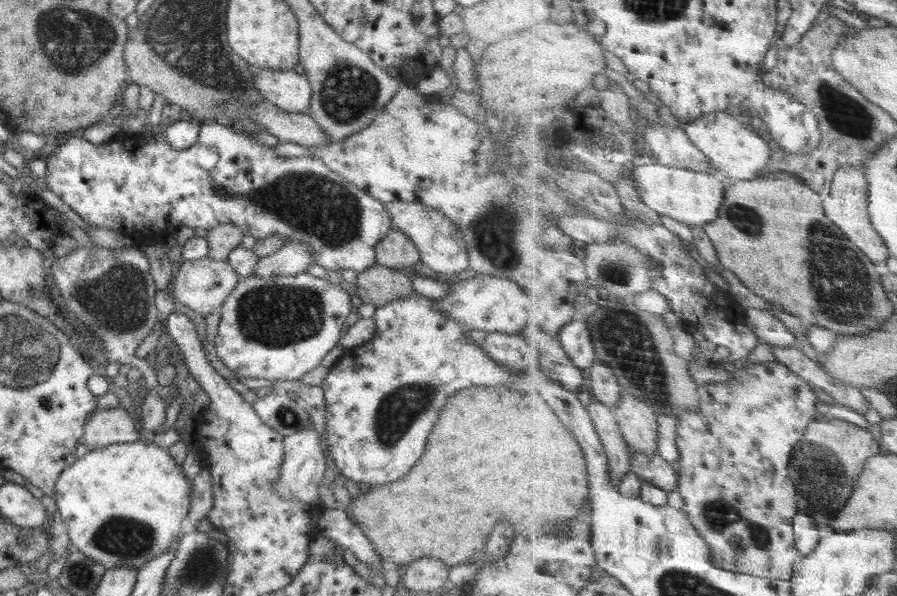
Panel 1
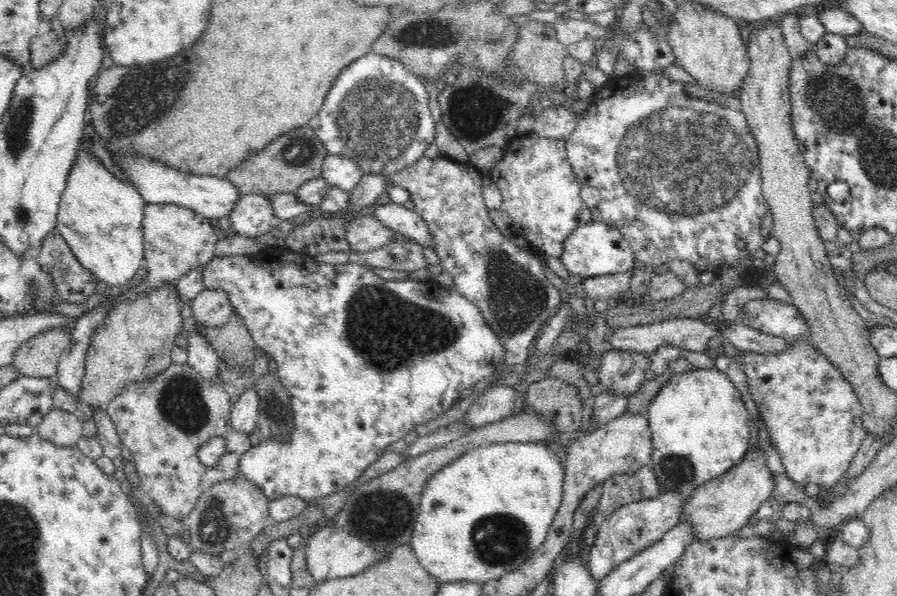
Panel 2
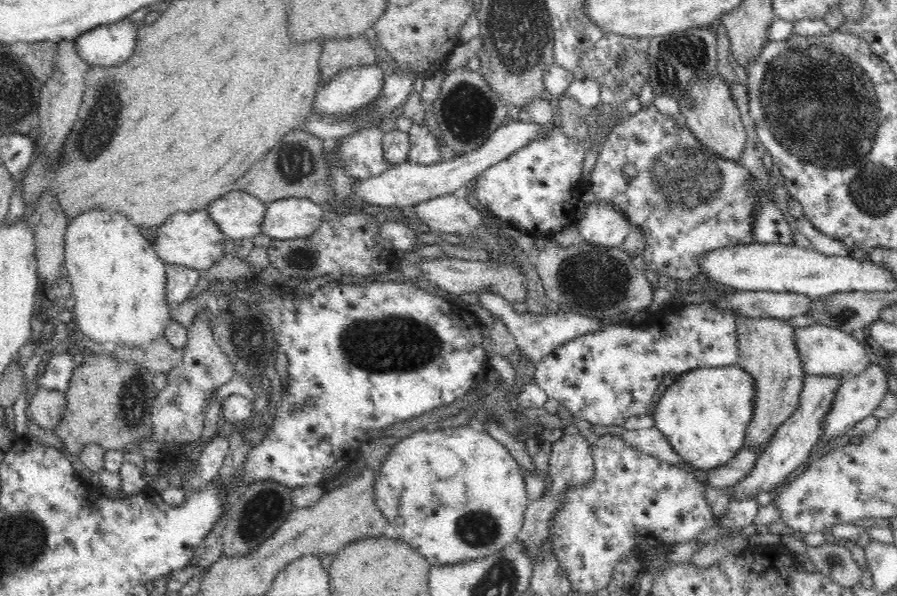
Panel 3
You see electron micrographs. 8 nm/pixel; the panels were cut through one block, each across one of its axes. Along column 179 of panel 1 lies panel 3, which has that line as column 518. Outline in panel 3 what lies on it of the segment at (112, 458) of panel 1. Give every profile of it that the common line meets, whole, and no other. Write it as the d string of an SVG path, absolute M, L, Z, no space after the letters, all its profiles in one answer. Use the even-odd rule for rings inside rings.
M467 425L423 429L402 438L382 459L374 484L374 501L398 536L424 554L430 564L446 566L480 560L516 542L530 504L521 466L500 441Z

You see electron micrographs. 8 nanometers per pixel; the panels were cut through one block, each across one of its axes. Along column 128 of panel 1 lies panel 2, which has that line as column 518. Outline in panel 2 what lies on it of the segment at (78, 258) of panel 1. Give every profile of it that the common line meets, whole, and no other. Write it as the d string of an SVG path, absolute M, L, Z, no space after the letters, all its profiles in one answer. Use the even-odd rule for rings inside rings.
M439 155L433 159L421 156L412 166L394 172L388 178L392 185L409 192L410 200L414 202L413 211L420 215L432 233L434 250L440 257L444 272L452 279L452 288L481 310L492 331L500 337L506 349L503 366L525 364L538 330L552 316L552 310L556 312L556 308L559 308L560 290L548 281L538 257L518 246L513 237L506 238L495 227L492 212L483 199L486 177L470 162L460 163Z

